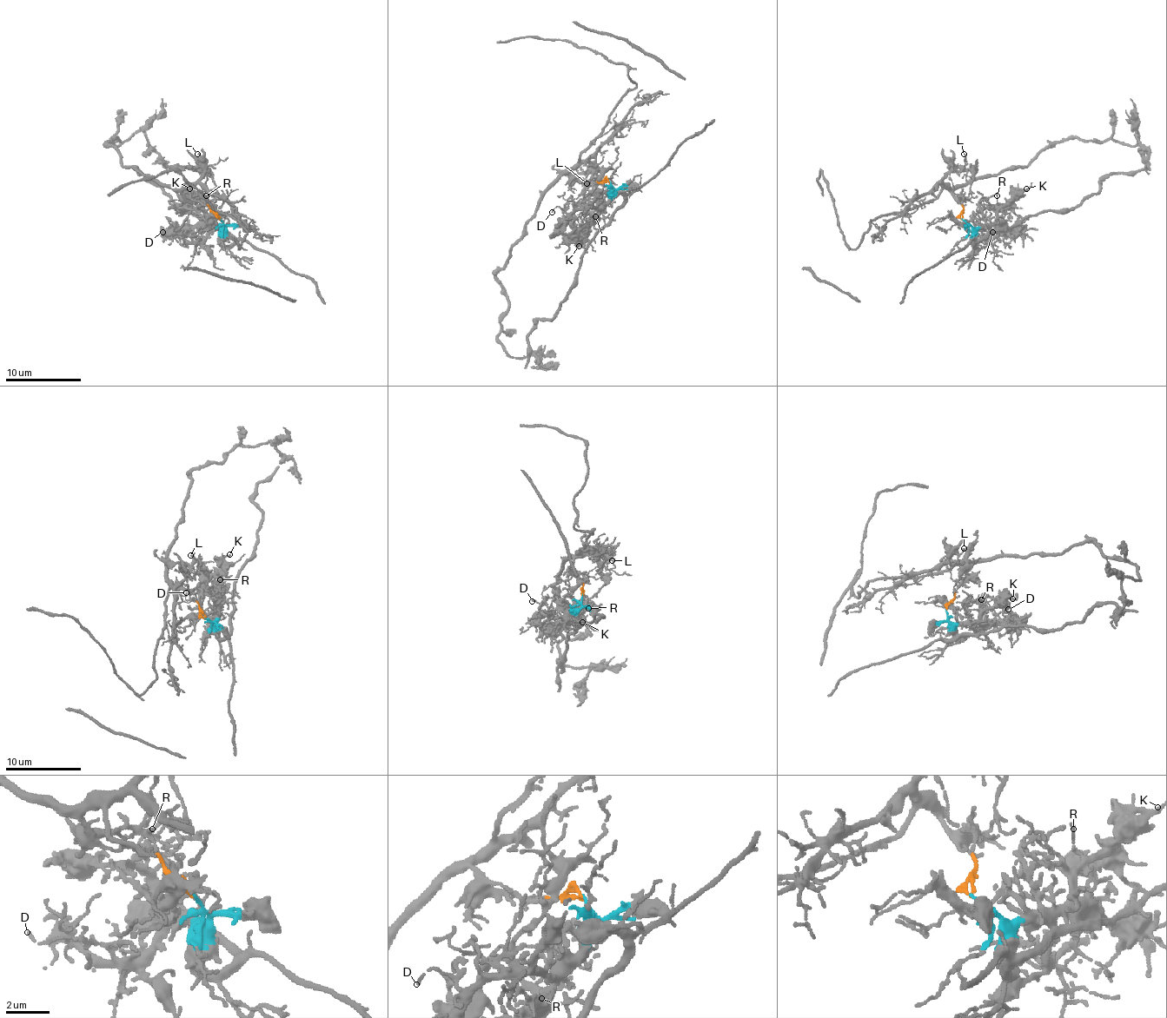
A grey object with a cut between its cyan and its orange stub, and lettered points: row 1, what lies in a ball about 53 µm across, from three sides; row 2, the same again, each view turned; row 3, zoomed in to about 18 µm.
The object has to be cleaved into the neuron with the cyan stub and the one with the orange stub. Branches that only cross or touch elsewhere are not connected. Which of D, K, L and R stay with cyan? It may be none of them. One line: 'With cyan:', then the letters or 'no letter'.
With cyan: D, K, R

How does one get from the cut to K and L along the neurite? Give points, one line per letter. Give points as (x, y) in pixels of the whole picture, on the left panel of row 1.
K: (221, 220), (224, 226), (216, 228), (190, 194), (190, 188)
L: (221, 220), (202, 197), (182, 191), (203, 173), (205, 159), (197, 154)

